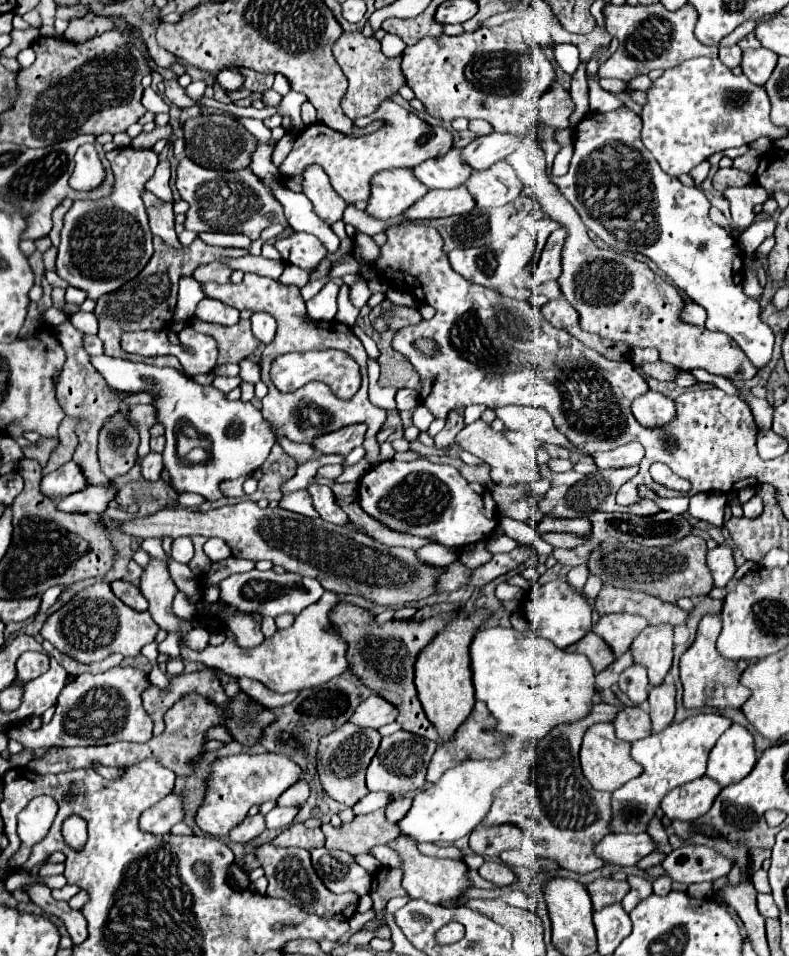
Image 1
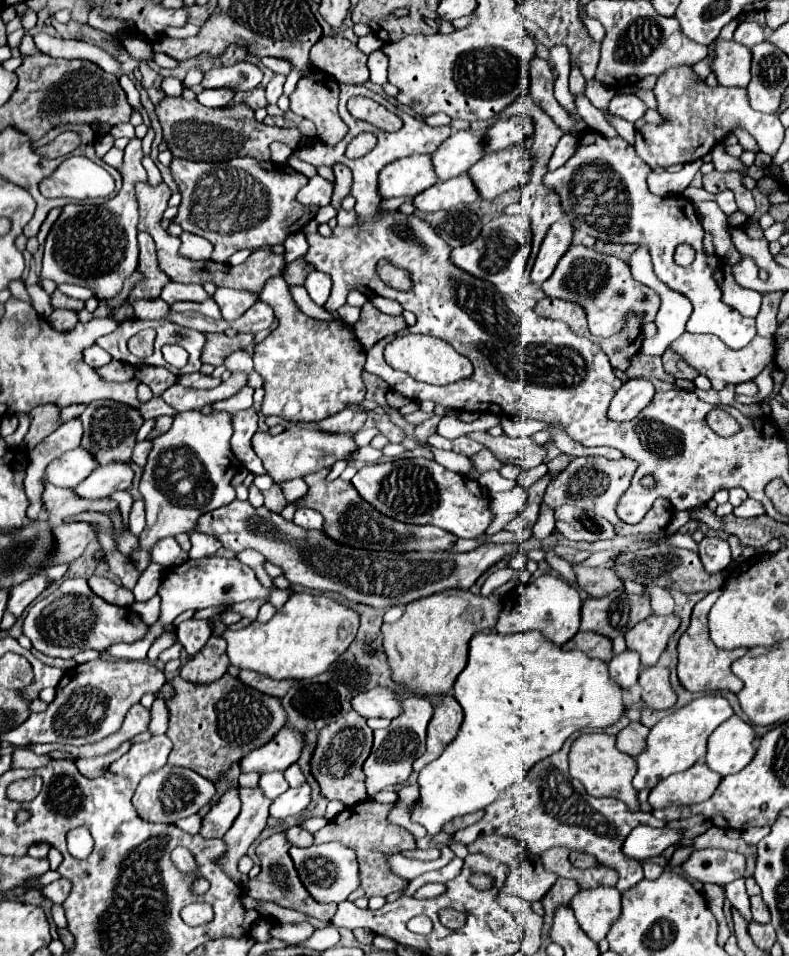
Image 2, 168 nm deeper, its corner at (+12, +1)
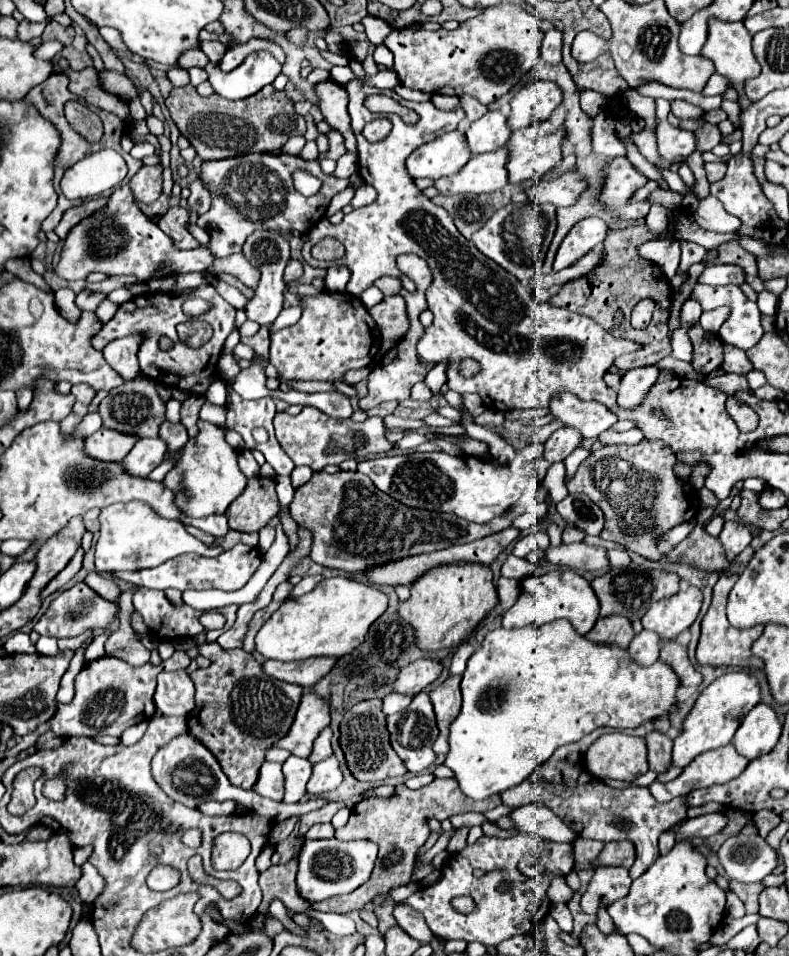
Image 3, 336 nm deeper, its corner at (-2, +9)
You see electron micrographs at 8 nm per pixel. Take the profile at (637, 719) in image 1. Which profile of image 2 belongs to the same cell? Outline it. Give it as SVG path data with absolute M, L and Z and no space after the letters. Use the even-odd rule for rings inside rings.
M630 723L616 735L616 745L620 751L636 757L644 749L644 739L648 735L648 727L642 723Z

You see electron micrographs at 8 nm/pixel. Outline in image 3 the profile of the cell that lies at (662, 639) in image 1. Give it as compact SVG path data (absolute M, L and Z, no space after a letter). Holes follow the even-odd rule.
M698 587L682 589L676 595L650 605L642 617L642 625L644 629L656 631L664 641L674 639L696 621L700 605L702 591Z

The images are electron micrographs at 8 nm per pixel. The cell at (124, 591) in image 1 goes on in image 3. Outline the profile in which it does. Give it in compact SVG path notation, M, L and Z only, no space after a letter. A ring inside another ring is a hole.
M94 571L94 573L88 573L86 579L84 579L84 583L86 583L90 589L94 589L98 595L102 595L102 599L106 599L106 601L116 601L116 597L120 595L114 579L104 577L104 575L96 573L96 571Z

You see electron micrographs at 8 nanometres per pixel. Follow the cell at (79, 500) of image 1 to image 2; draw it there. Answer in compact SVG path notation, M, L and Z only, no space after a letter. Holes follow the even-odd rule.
M112 463L106 467L98 467L86 477L86 481L74 487L74 493L78 497L104 499L110 497L114 491L128 489L132 483L132 475L134 473L128 463Z

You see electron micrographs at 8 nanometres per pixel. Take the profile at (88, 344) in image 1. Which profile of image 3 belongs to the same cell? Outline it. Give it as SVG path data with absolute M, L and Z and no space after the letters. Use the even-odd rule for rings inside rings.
M142 333L116 339L116 341L108 343L102 351L108 365L112 365L112 369L118 371L120 377L124 377L124 381L136 379L136 375L140 373L138 357L136 357L140 343L142 343Z

